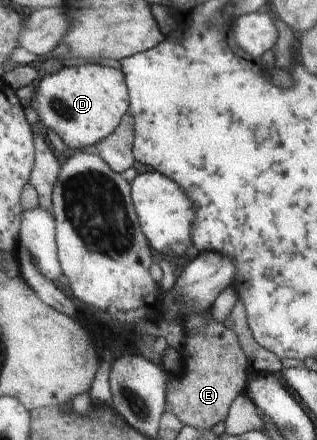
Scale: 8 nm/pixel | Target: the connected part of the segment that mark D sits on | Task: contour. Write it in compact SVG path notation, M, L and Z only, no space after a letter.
M86 64L75 67L63 67L60 72L43 76L37 84L37 93L29 105L25 106L27 118L36 133L46 136L46 131L54 131L70 148L83 150L88 146L96 146L104 139L108 139L117 130L130 110L130 93L125 73L120 69Z

